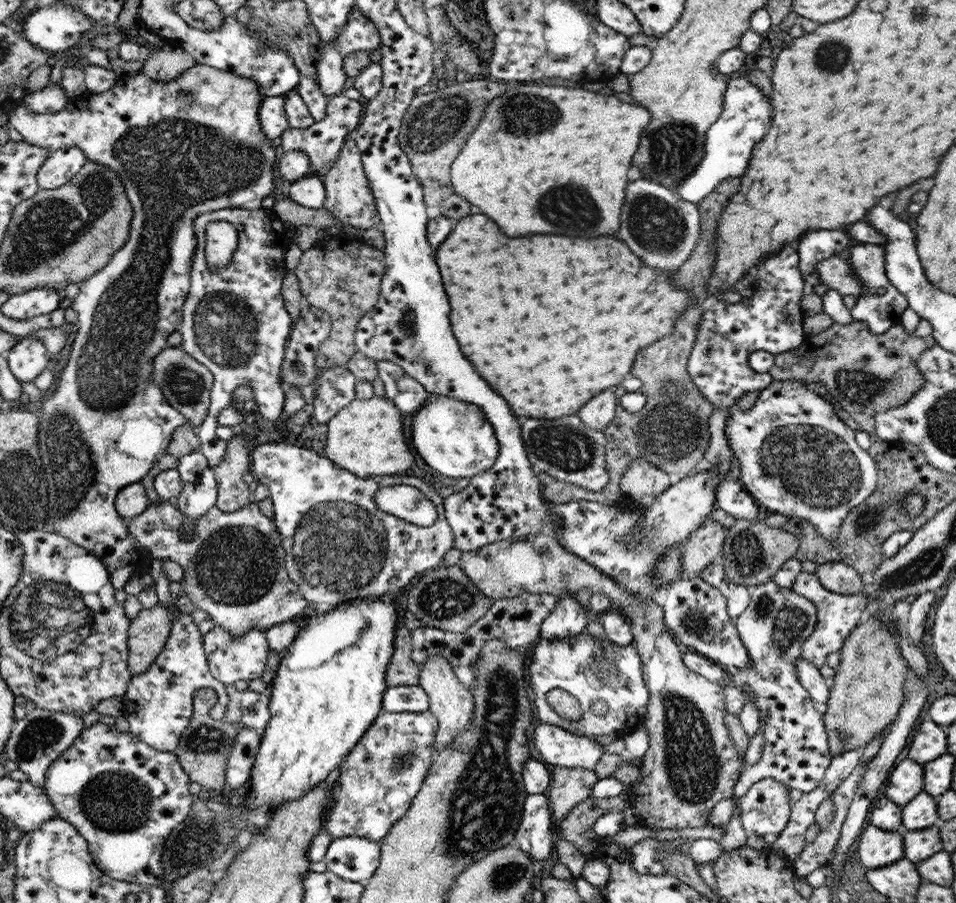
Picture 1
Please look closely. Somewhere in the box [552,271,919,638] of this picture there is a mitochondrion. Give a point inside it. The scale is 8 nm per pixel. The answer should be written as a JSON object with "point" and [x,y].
{"point":[818,468]}

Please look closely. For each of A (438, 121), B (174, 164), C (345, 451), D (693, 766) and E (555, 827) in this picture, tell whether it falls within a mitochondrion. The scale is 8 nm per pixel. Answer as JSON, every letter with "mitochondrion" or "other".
{"A":"mitochondrion","B":"mitochondrion","C":"other","D":"mitochondrion","E":"other"}

